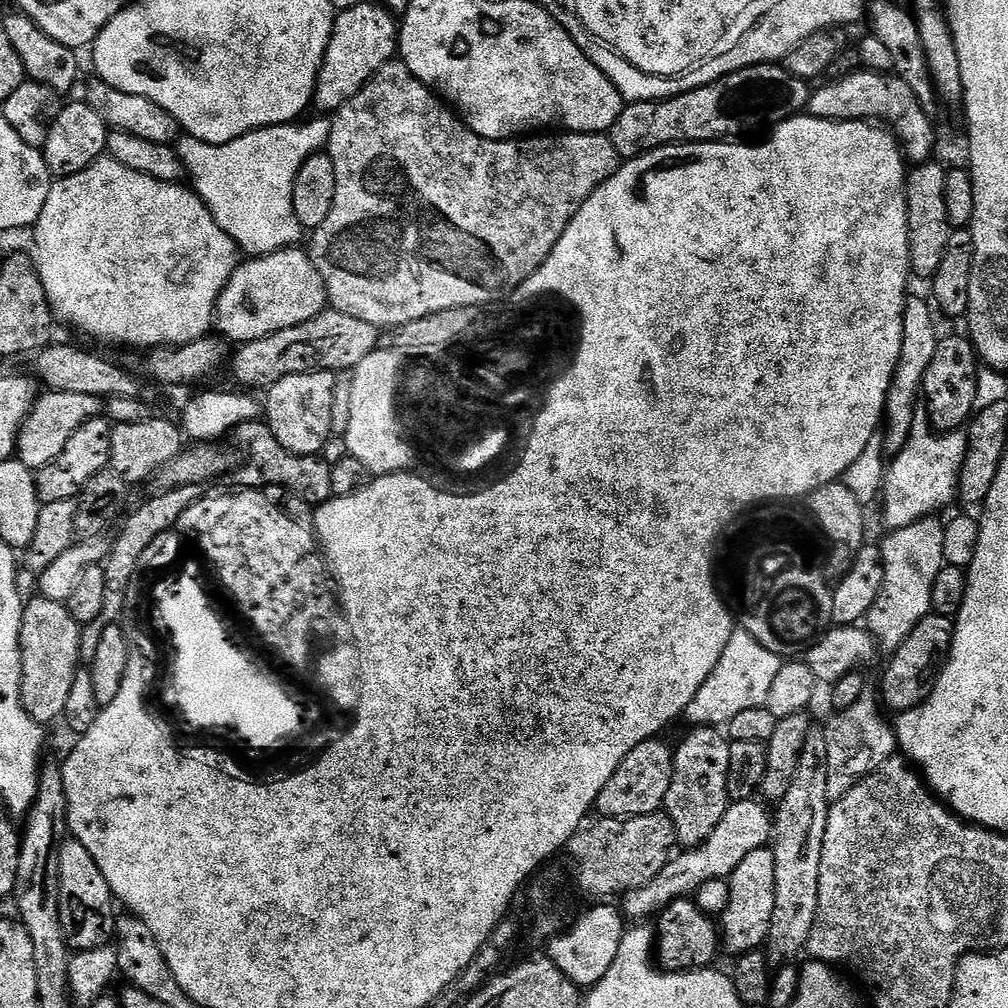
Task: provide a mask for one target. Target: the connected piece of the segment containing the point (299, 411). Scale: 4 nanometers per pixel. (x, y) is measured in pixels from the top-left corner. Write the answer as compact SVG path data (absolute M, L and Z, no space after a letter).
M307 372L282 378L273 388L267 389L268 401L263 401L262 412L268 429L282 442L286 450L299 456L315 456L323 453L328 440L333 439L330 430L330 413L334 411L334 386L337 373Z

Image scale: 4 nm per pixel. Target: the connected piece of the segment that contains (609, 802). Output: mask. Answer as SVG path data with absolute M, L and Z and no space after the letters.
M653 738L642 742L629 754L628 759L618 766L618 770L610 778L608 787L600 791L596 799L595 811L600 812L601 817L627 818L661 811L671 782L674 755L673 749L668 749L662 741L663 739Z

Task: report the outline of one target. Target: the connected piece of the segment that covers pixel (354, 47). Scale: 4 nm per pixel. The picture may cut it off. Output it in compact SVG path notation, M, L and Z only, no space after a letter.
M362 2L358 6L350 6L337 11L336 21L332 27L332 37L326 46L326 54L322 58L322 66L316 79L315 107L318 106L324 111L321 113L334 114L339 108L346 106L346 102L350 102L350 98L354 98L354 94L358 94L367 86L368 79L375 72L382 70L382 66L393 63L397 52L398 20L393 13L384 7L383 3L368 4L368 2Z

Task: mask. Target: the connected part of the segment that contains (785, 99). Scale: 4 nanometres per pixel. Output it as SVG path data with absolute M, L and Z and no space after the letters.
M759 64L669 100L629 103L606 135L621 161L627 162L670 144L728 142L759 128L771 130L791 116L801 115L807 109L809 95L809 81L790 75L783 66Z

